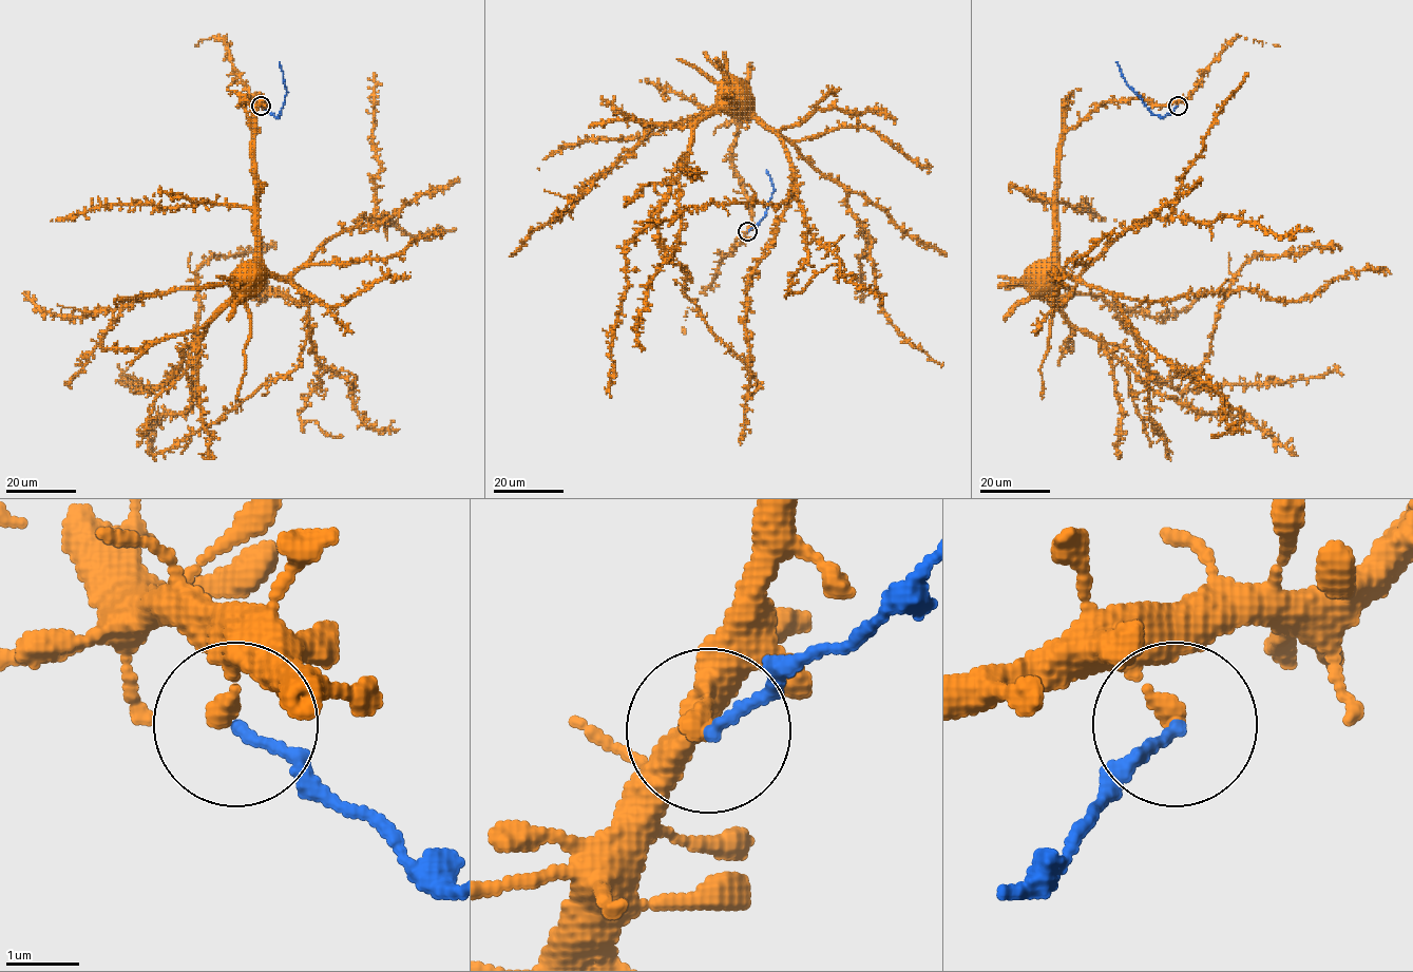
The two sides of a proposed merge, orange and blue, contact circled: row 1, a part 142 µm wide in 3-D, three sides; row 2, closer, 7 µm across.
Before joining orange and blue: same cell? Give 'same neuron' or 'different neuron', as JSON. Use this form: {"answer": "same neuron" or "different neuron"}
{"answer": "different neuron"}

